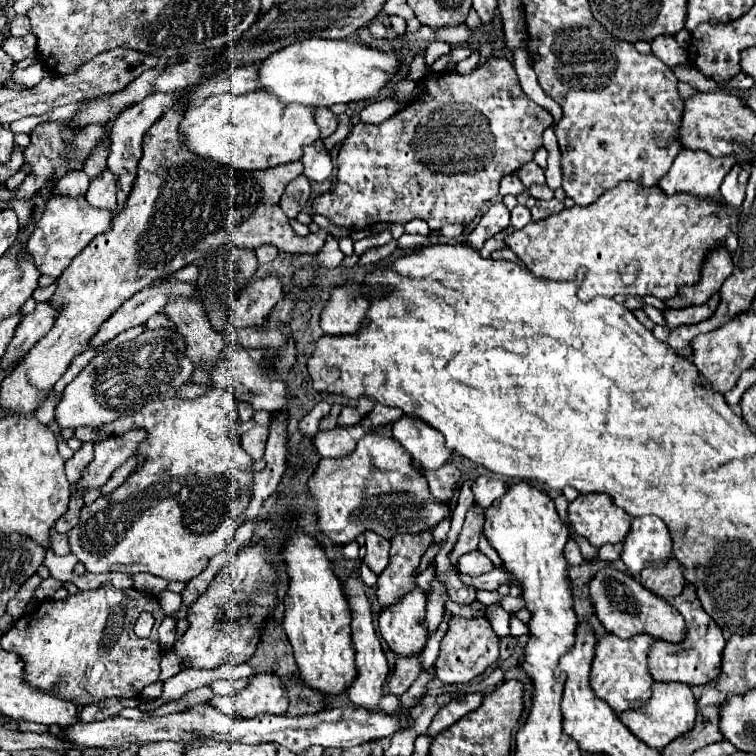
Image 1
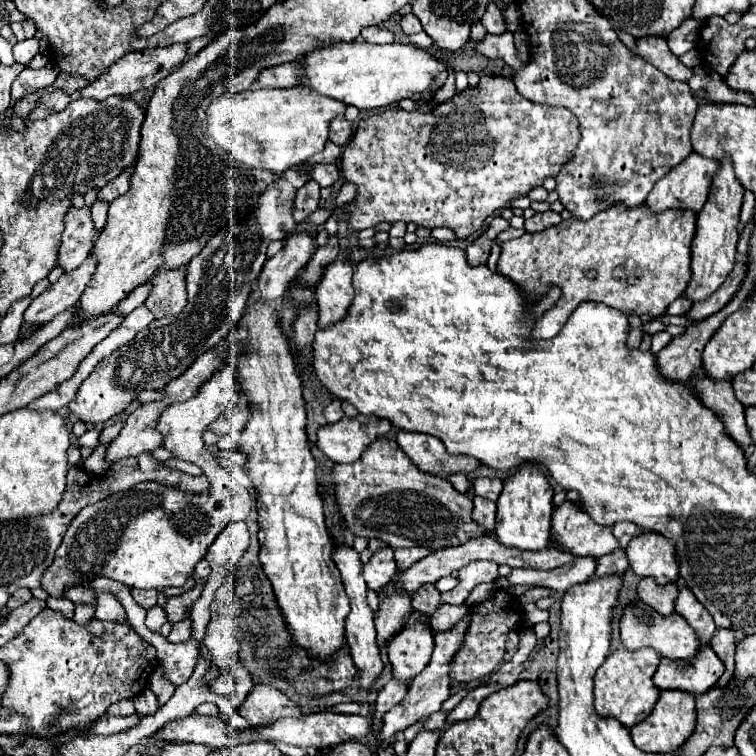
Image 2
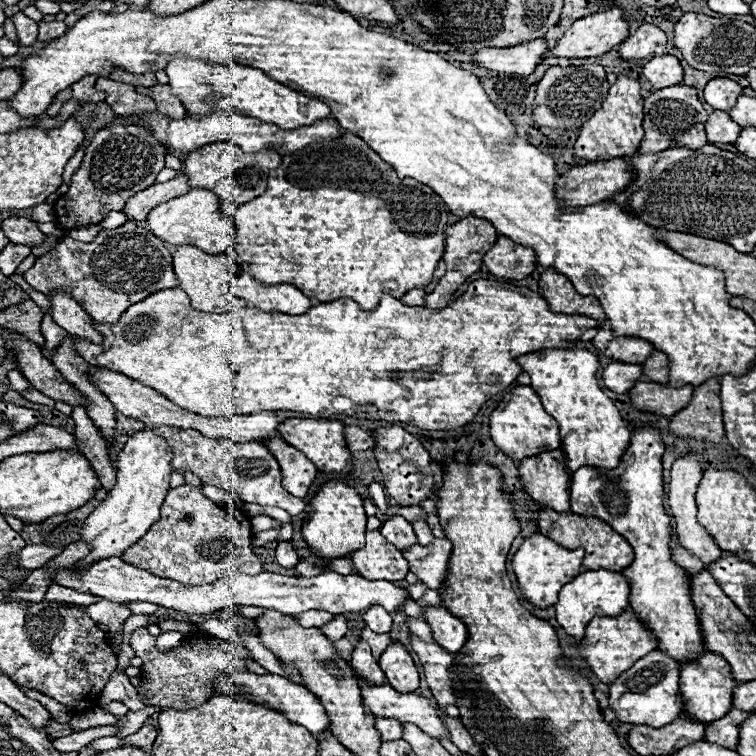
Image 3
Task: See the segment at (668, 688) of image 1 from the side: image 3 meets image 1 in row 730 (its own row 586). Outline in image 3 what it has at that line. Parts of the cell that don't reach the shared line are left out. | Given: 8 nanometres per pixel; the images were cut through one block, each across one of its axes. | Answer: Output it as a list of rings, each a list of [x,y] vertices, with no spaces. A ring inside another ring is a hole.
[[[638,428],[632,432],[632,440],[620,460],[620,464],[614,470],[600,472],[596,468],[580,468],[572,474],[570,484],[570,510],[574,514],[586,516],[586,518],[598,518],[612,526],[618,534],[626,538],[626,542],[634,548],[634,562],[622,570],[622,574],[630,582],[630,608],[634,614],[652,630],[654,638],[658,640],[658,650],[668,654],[676,662],[694,662],[706,648],[702,630],[698,624],[696,610],[690,600],[690,588],[686,580],[686,570],[680,568],[670,554],[668,542],[670,542],[670,516],[664,512],[662,500],[664,500],[664,482],[662,482],[662,454],[664,444],[662,436],[654,428]]]

